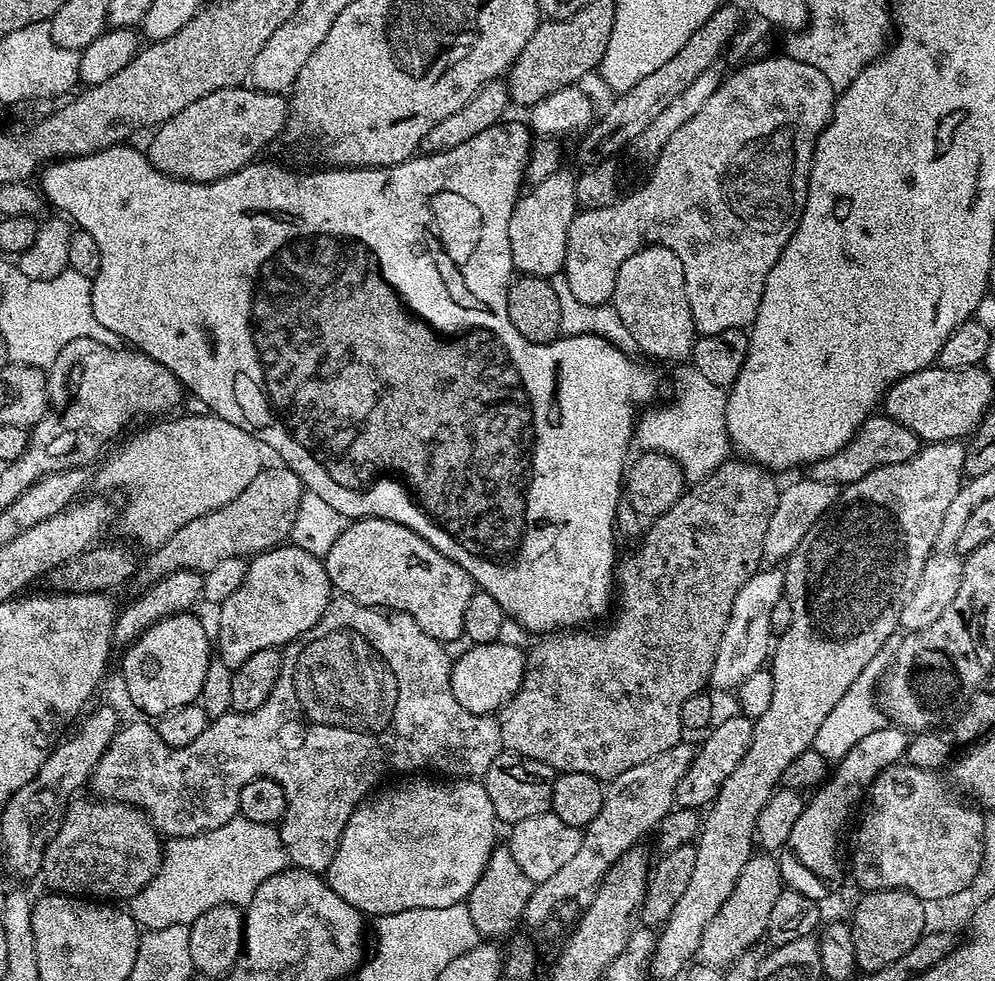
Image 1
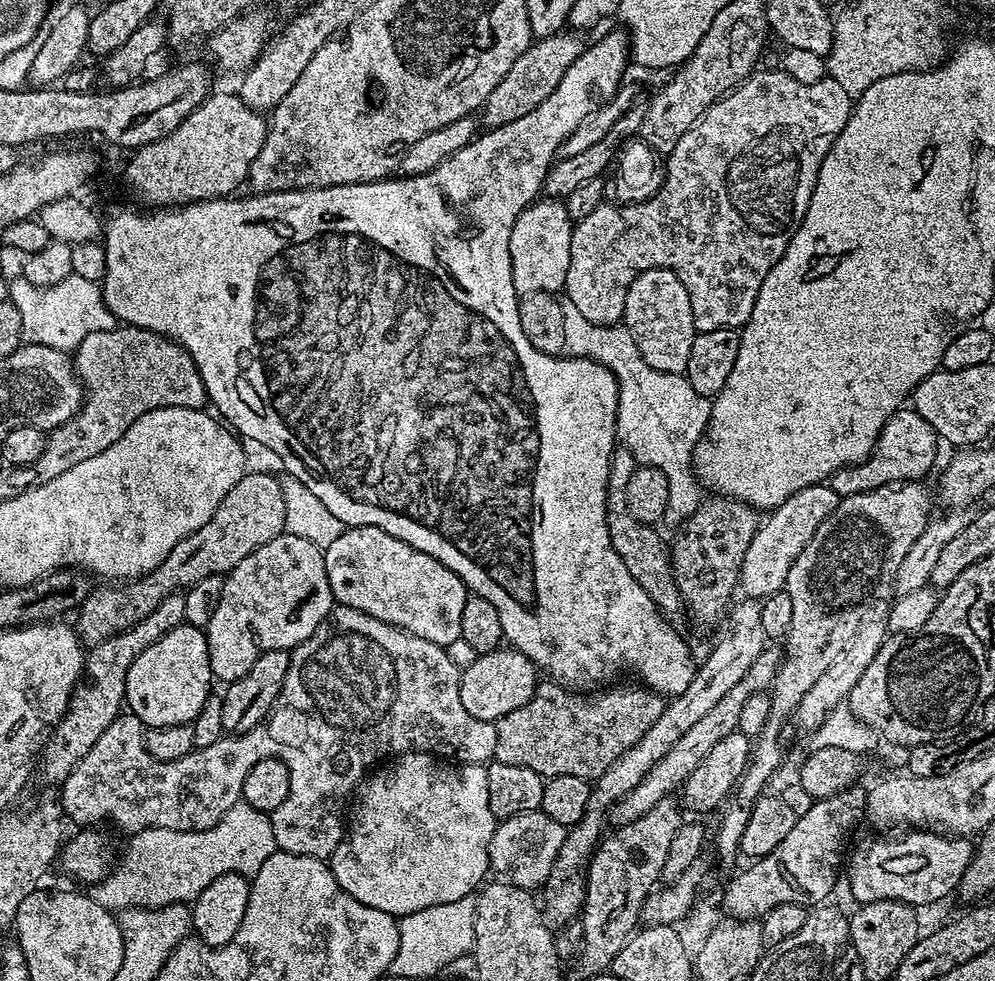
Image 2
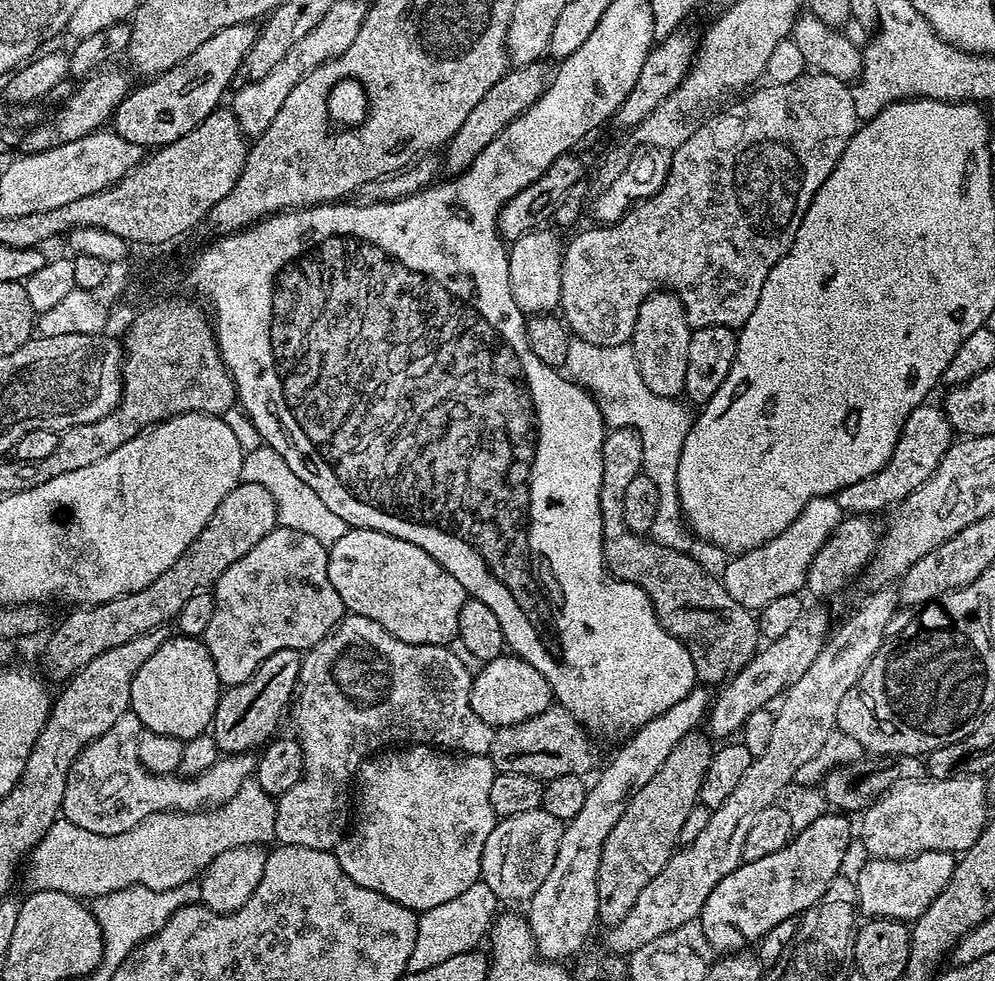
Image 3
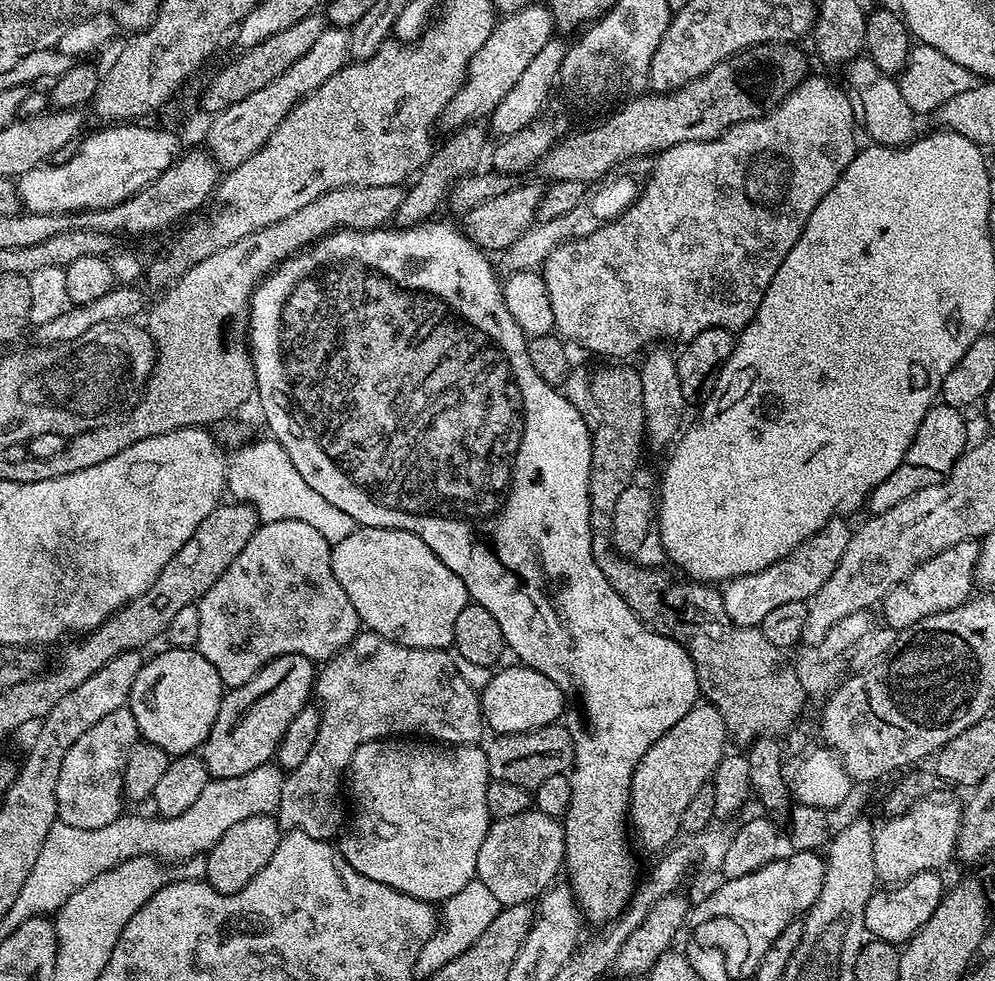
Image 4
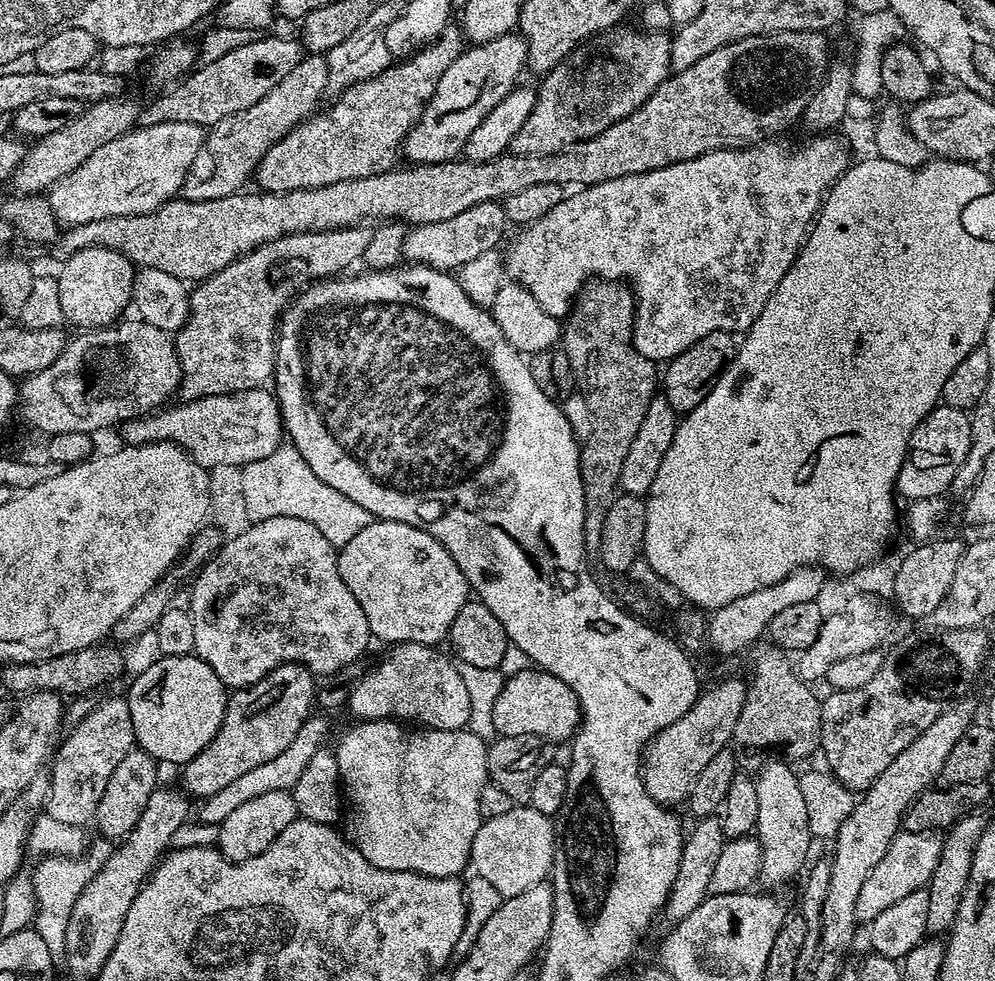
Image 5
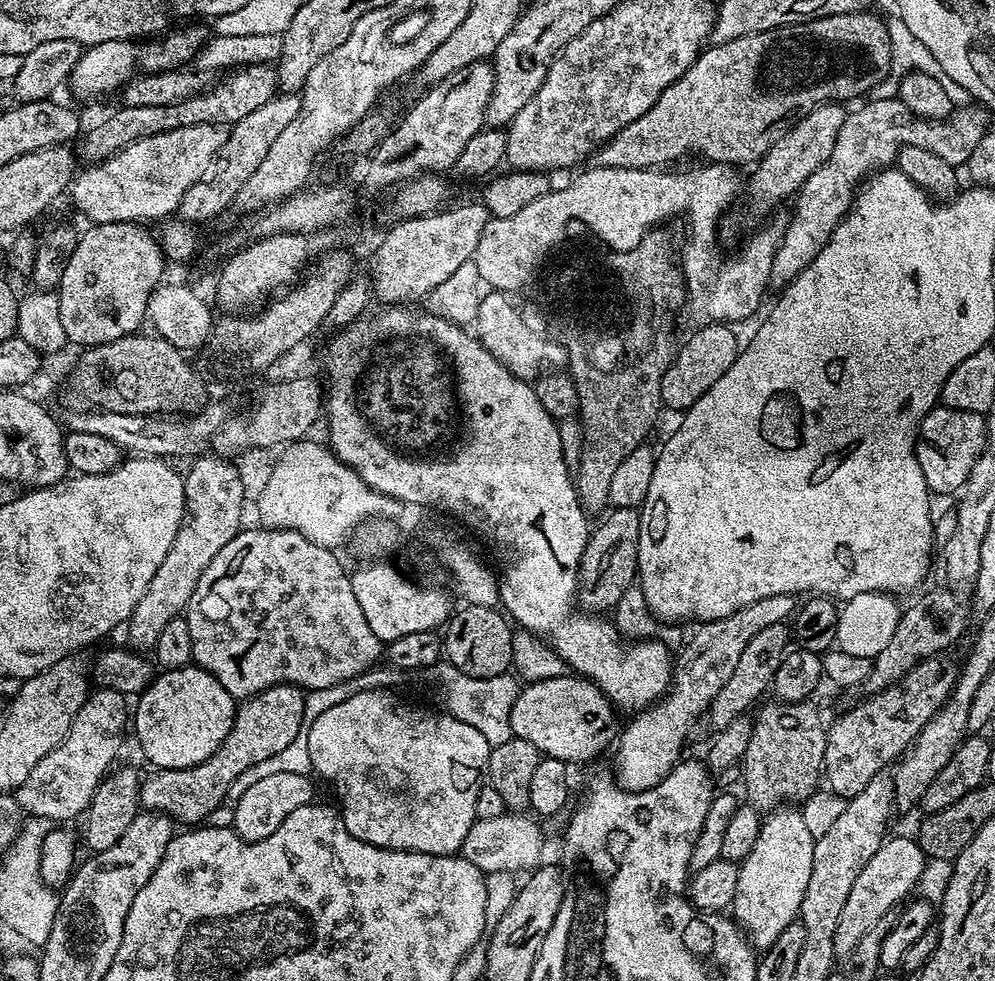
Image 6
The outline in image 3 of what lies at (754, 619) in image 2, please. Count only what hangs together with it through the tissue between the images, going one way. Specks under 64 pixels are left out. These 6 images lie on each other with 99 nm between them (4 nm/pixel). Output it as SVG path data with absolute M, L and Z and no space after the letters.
M704 686L692 689L682 702L670 706L650 722L646 722L627 737L628 740L612 756L612 761L599 769L600 777L591 781L586 802L574 818L564 824L564 833L558 842L558 854L550 874L546 874L542 886L526 902L526 919L536 951L545 960L567 961L581 951L588 940L592 927L598 924L598 866L602 862L604 840L610 838L610 830L622 818L629 798L640 789L640 785L650 782L658 774L658 766L670 758L670 750L686 738L686 734L701 727L710 707L710 692Z

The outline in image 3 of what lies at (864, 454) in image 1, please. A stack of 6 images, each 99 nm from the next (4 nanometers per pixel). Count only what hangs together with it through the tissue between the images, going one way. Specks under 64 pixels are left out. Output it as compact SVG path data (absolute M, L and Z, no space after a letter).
M925 402L914 409L906 418L906 422L900 428L900 437L894 446L894 454L870 478L862 482L854 482L854 486L840 488L836 493L836 501L845 514L854 516L871 517L872 512L880 512L883 508L891 509L899 506L922 482L926 482L938 470L946 450L954 443L954 429L948 421L948 415L944 413L943 407Z

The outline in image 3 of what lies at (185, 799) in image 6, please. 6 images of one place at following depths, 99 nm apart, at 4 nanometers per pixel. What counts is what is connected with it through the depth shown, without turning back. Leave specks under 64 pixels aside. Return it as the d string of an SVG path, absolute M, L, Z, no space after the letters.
M295 648L278 650L278 654L270 654L270 658L266 658L266 662L262 662L246 682L233 684L221 691L210 729L221 753L248 754L277 735L276 727L283 716L285 719L296 695L301 659L301 653Z

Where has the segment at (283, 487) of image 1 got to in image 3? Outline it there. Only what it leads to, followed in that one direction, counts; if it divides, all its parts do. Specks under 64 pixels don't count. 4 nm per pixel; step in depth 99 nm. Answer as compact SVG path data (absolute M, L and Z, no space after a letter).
M237 484L230 494L226 494L226 498L222 498L202 534L198 534L198 538L186 546L182 558L178 558L178 562L174 562L166 574L146 586L146 590L138 590L110 602L77 607L69 611L72 613L60 625L57 623L47 633L43 668L47 679L67 682L75 672L82 670L82 666L94 662L98 654L114 650L114 646L122 646L122 642L130 642L130 638L138 638L138 634L146 634L163 624L171 625L190 598L199 592L208 592L218 578L222 578L222 574L226 574L226 570L230 570L230 566L242 558L242 554L254 550L254 546L258 546L258 542L262 542L262 538L266 538L266 534L276 527L276 507L270 490L261 484Z

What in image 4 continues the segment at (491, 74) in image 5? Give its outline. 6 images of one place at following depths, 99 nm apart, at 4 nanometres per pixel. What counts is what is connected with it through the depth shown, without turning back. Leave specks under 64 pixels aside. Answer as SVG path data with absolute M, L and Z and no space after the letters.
M532 2L527 8L507 13L492 29L490 38L482 42L482 50L478 50L478 54L474 54L469 62L468 72L464 75L460 89L445 106L444 113L439 118L441 125L445 124L448 130L455 130L479 121L480 115L491 115L494 106L498 106L498 102L506 98L510 86L518 82L519 76L526 71L526 66L530 66L534 54L538 54L538 50L542 50L542 46L553 39L554 17L543 3L540 4Z

